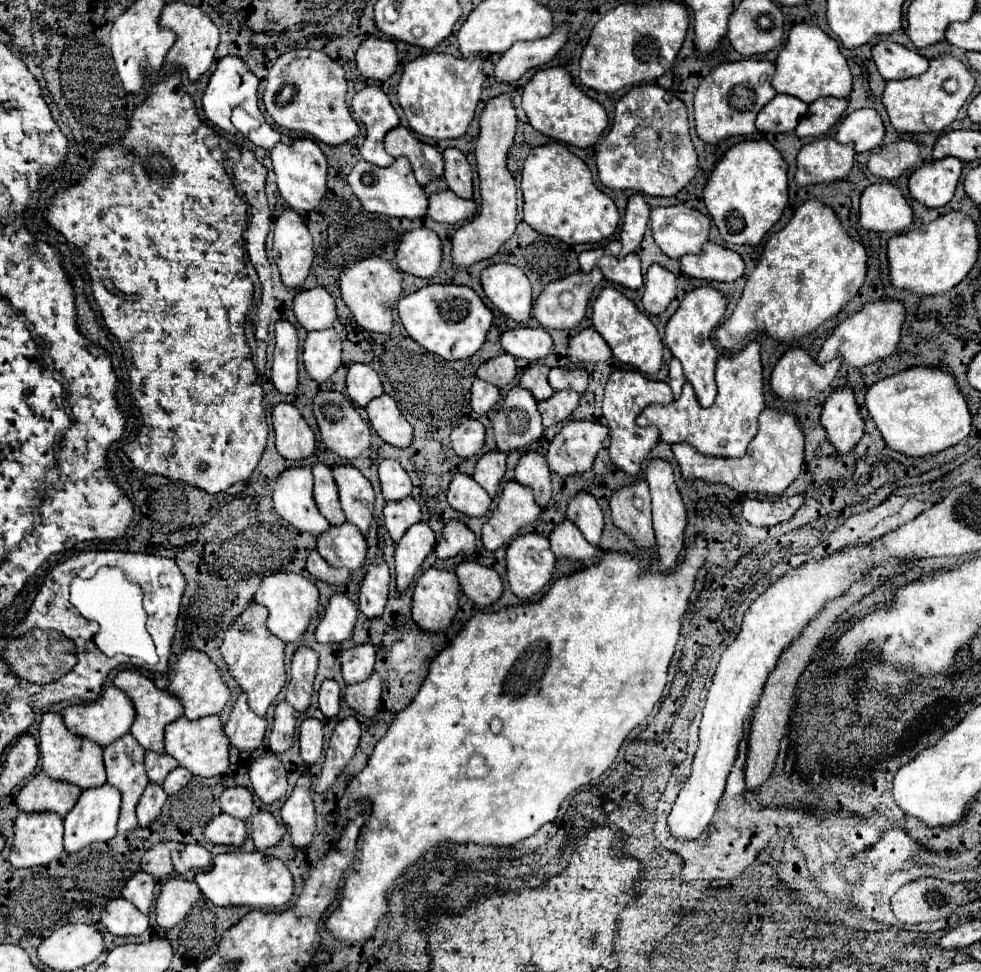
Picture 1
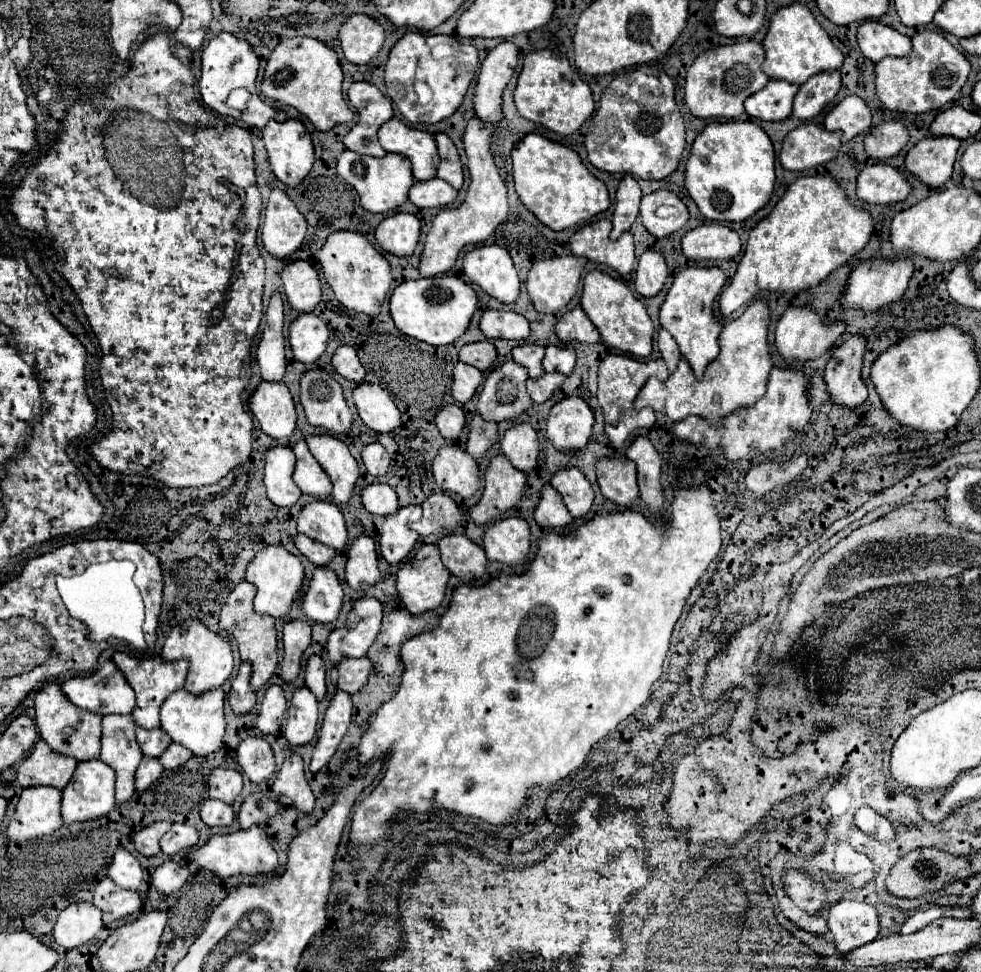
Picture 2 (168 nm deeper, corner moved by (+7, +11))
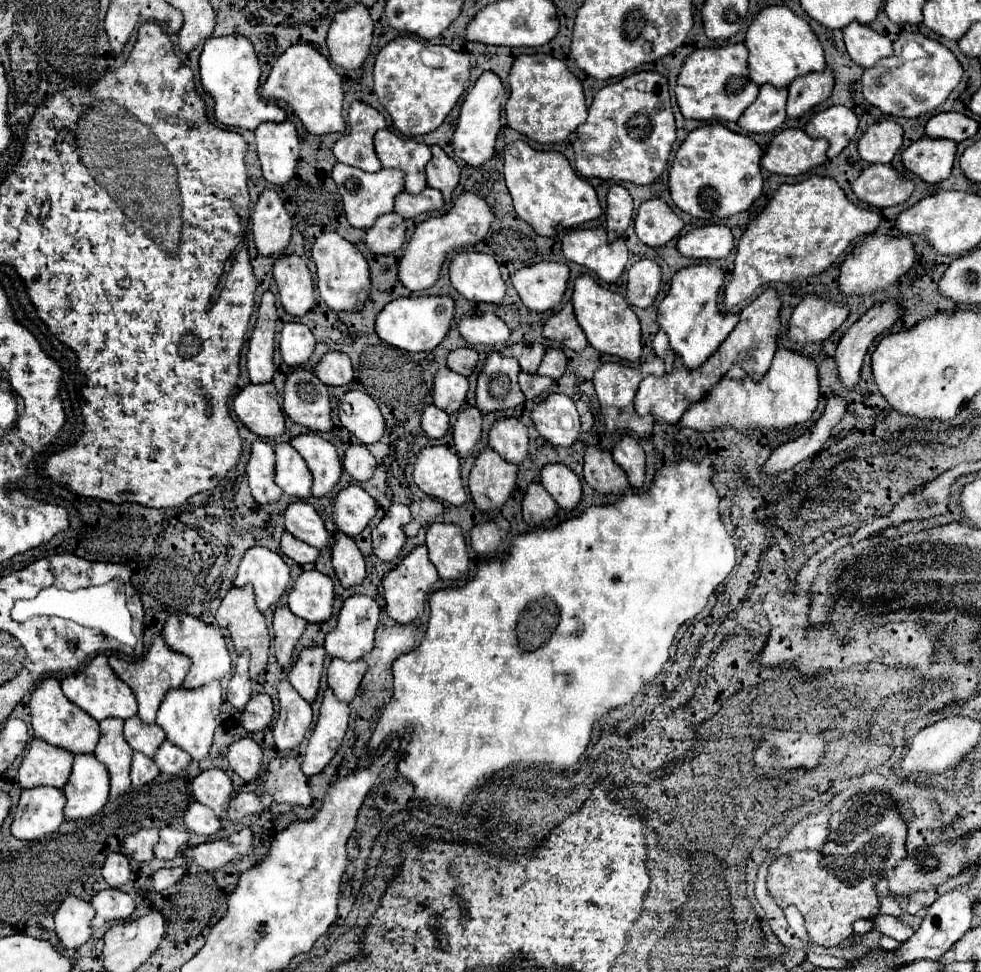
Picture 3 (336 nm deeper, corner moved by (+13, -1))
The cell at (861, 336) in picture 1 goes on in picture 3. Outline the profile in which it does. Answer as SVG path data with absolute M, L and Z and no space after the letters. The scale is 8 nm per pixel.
M870 233L852 249L852 253L846 255L840 267L840 291L846 297L856 293L872 295L878 289L884 289L886 285L898 281L898 277L902 277L904 273L908 273L914 259L916 259L914 243L908 237L888 237L888 235Z

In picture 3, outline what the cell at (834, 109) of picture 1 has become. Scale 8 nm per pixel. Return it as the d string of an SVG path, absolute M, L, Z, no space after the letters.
M830 67L824 71L808 73L804 77L796 77L788 85L788 117L802 117L812 111L816 105L824 103L834 89L834 73Z

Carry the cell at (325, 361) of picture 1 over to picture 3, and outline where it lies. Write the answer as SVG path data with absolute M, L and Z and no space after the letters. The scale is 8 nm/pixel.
M284 323L280 331L280 355L286 365L304 365L314 351L314 335L304 323Z

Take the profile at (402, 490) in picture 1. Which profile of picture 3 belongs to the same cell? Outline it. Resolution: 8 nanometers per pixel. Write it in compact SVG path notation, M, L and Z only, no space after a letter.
M352 445L346 449L344 461L342 461L346 473L354 481L368 481L376 469L376 461L372 453L364 445Z

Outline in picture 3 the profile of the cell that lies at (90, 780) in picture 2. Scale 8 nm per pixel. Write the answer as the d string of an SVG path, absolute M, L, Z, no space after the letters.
M78 753L68 783L62 789L66 793L66 819L94 817L108 801L108 769L96 759L96 755Z

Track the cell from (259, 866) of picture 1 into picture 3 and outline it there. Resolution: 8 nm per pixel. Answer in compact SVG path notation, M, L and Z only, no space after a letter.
M246 827L246 829L240 829L238 833L232 833L230 837L206 841L196 847L188 847L186 859L208 871L214 871L214 869L222 869L232 859L248 855L252 849L254 849L252 847L252 831Z

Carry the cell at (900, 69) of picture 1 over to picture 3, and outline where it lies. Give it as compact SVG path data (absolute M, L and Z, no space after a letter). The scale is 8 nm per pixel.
M848 23L842 29L844 35L844 45L852 61L856 61L862 67L872 67L878 59L892 55L892 41L886 35L876 33L868 25L862 23Z

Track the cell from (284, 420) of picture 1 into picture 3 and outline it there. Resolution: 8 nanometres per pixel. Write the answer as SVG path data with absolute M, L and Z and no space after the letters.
M248 383L234 397L234 411L238 419L262 439L274 439L284 433L284 413L272 383Z

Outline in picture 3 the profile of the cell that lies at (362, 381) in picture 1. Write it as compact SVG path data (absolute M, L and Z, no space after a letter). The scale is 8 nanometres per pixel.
M328 351L316 363L314 373L324 385L348 385L352 381L350 357L340 351Z

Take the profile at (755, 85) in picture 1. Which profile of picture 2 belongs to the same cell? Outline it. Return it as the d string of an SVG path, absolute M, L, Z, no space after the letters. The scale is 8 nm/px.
M742 41L742 43L732 43L732 45L720 45L712 51L704 51L688 69L686 73L686 85L684 85L684 101L694 117L700 119L714 119L714 117L724 117L724 119L736 119L742 117L744 111L744 101L746 97L754 95L754 91L760 91L770 79L762 73L760 65L764 61L764 49L756 41Z

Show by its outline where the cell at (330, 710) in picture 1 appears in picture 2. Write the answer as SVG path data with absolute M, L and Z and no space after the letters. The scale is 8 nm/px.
M318 655L310 657L310 661L306 665L306 687L316 695L318 701L326 699L326 681L324 681L324 675L326 675L324 661Z

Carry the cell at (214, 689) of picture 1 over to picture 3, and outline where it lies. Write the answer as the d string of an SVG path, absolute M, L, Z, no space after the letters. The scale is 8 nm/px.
M180 613L180 615L170 615L164 623L164 629L162 629L162 635L166 639L166 643L178 651L178 653L184 653L192 659L192 667L184 679L184 687L186 689L194 689L194 687L200 687L212 679L220 679L224 675L230 673L230 653L228 653L228 647L226 647L226 639L224 639L224 631L220 627L214 627L214 625L208 625L204 621L200 621L198 617L194 615L188 615L188 613Z

